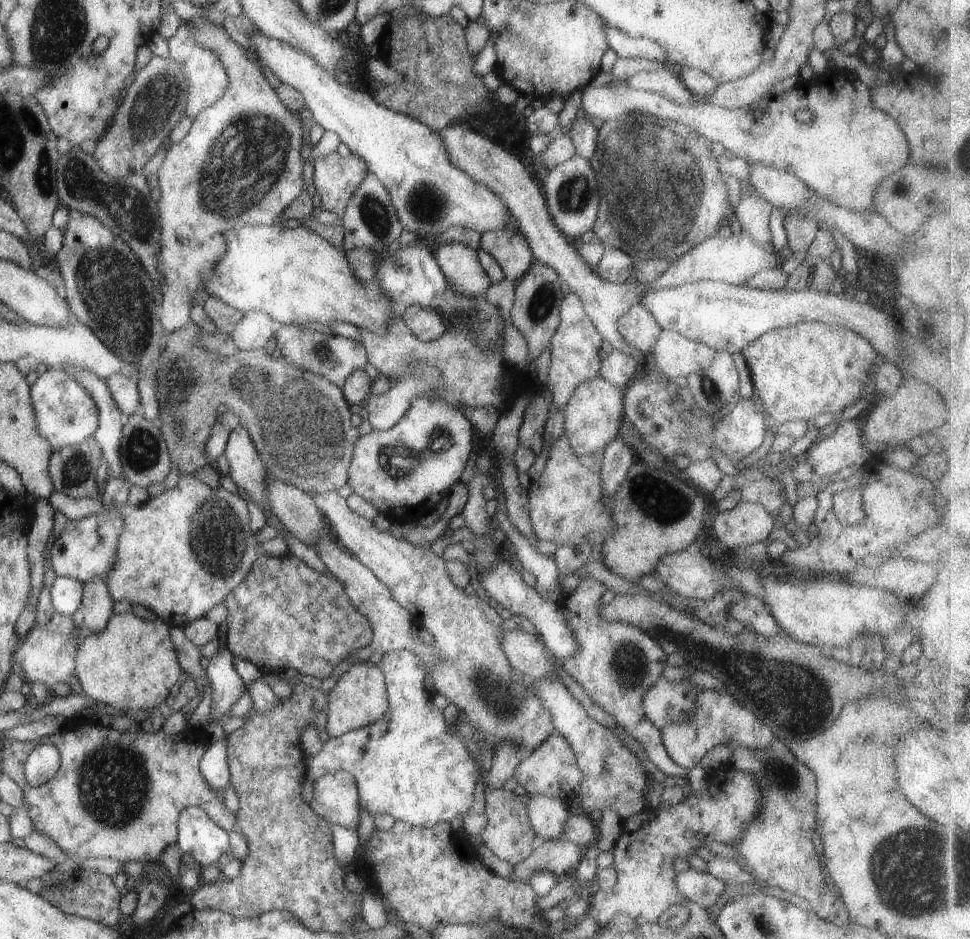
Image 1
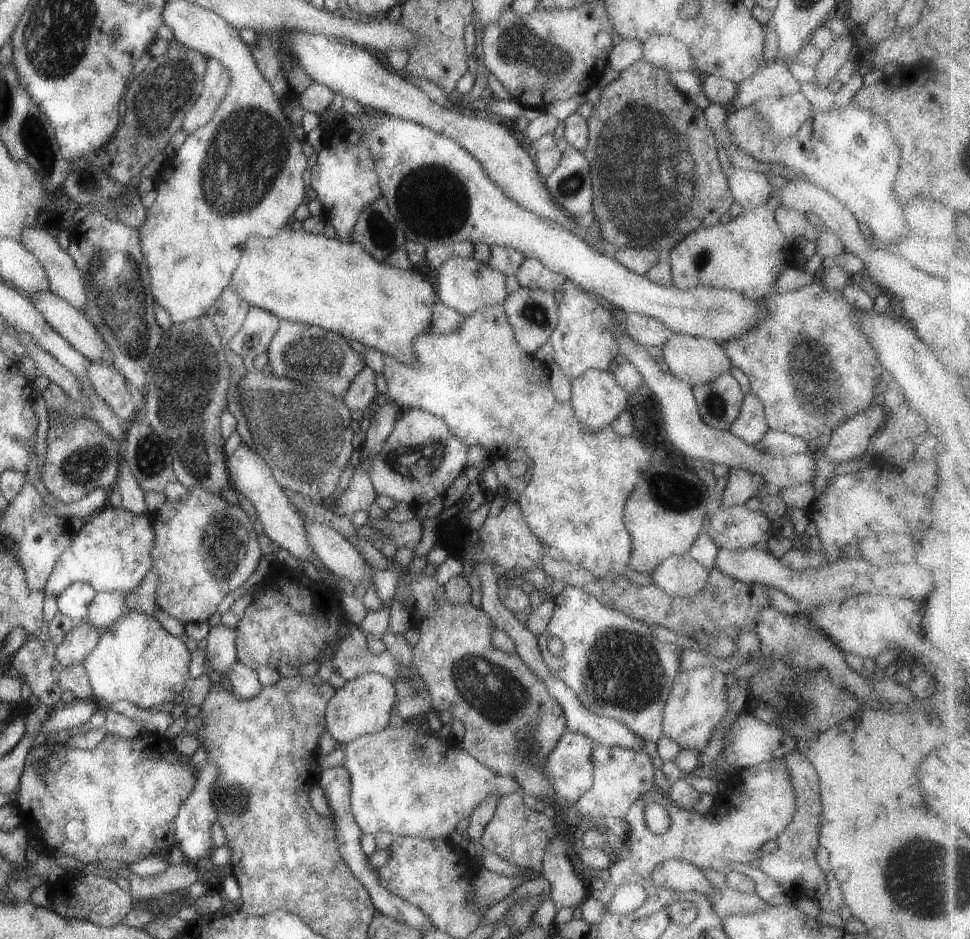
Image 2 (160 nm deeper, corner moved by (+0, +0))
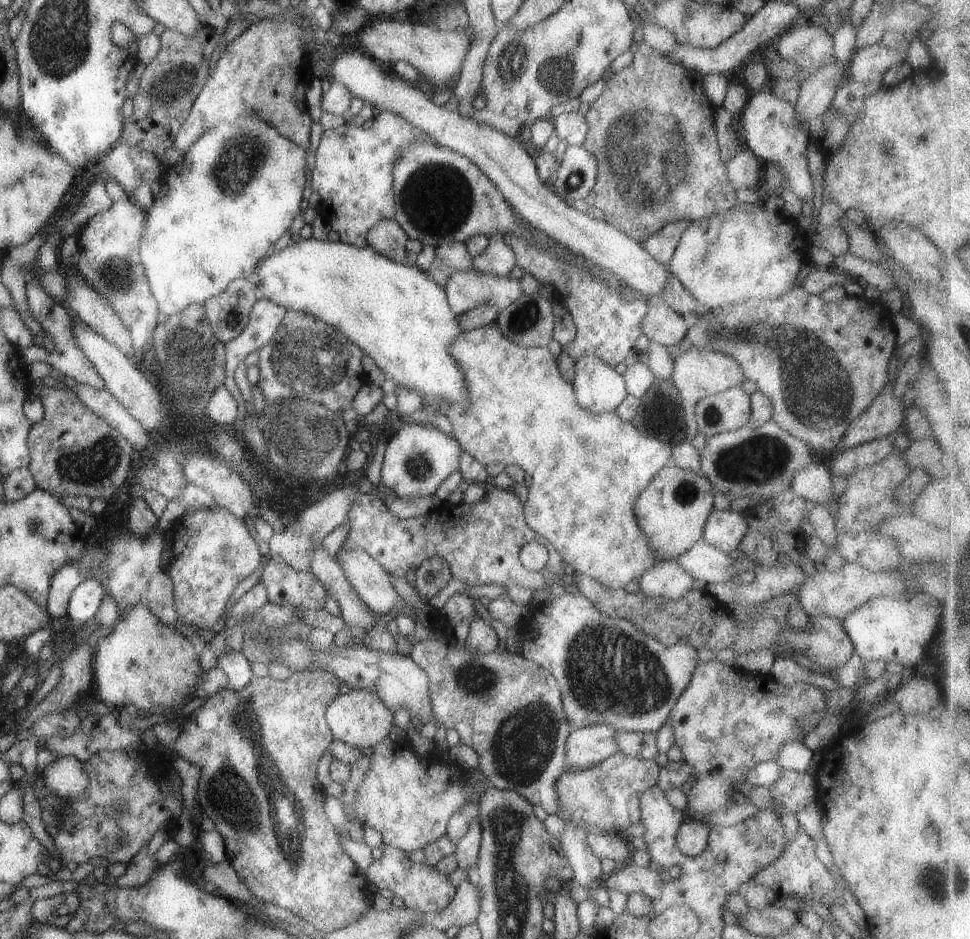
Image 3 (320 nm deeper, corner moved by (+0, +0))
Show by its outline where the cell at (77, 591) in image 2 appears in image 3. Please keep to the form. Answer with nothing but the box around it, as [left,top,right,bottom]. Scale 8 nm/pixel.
[65,579,104,624]

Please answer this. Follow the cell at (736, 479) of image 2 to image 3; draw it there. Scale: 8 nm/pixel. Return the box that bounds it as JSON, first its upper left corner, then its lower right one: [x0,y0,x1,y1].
[698,420,818,500]

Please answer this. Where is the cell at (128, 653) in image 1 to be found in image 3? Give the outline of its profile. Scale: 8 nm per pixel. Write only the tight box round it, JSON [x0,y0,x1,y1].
[91,604,202,714]

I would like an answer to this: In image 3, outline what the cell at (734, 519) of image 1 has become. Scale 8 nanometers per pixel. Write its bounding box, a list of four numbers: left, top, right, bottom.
[701,508,747,554]

